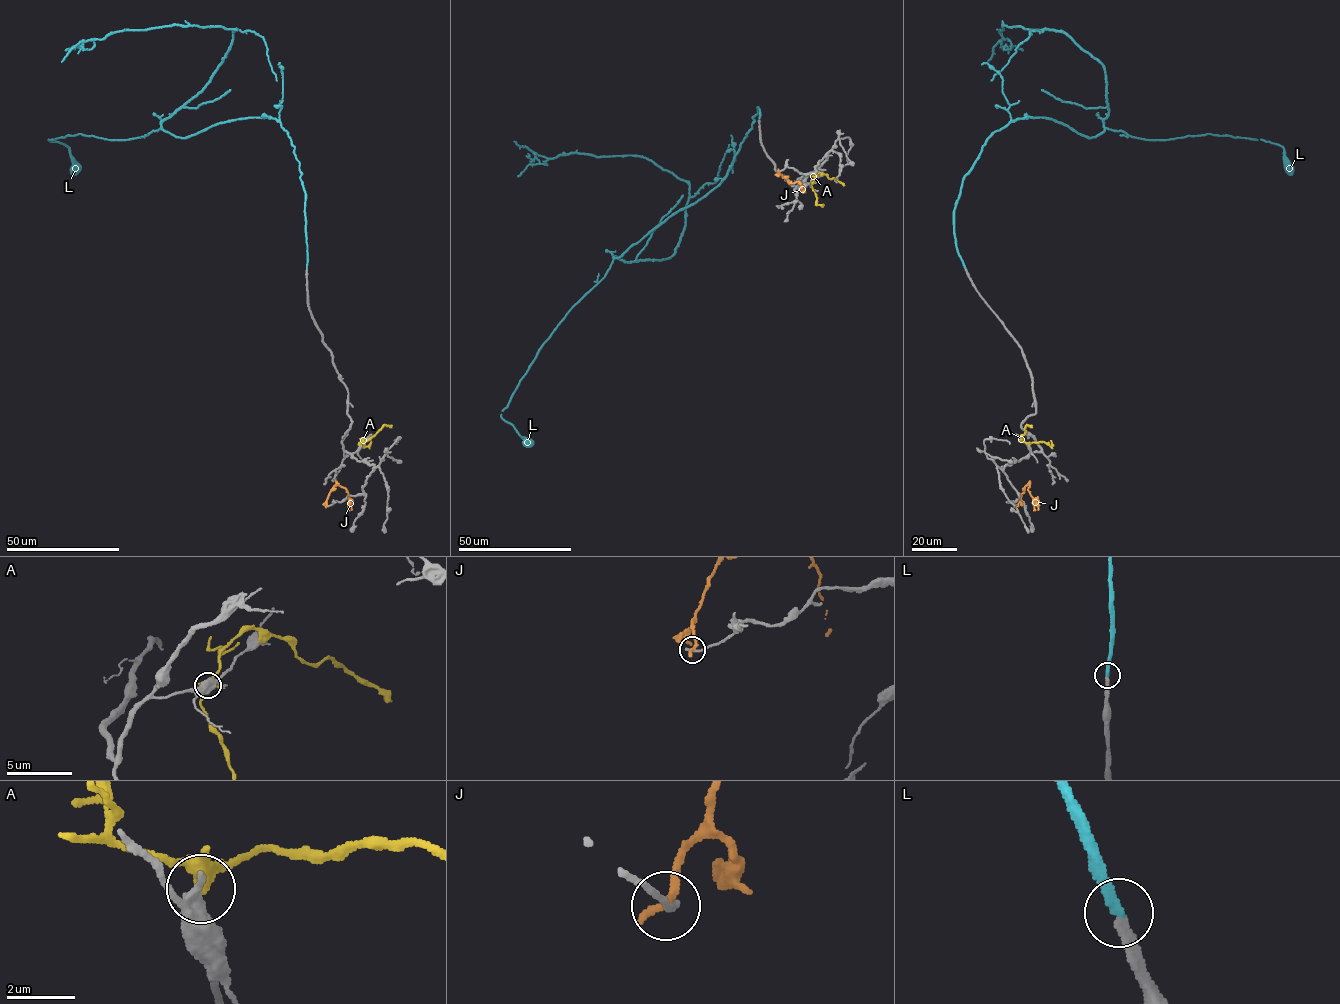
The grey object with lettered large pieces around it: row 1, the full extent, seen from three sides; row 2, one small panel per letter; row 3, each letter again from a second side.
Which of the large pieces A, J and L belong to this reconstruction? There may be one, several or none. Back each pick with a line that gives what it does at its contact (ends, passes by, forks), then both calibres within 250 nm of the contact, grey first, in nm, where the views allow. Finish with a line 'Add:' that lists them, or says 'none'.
L: it ends | 300/280 nm
Add: L

